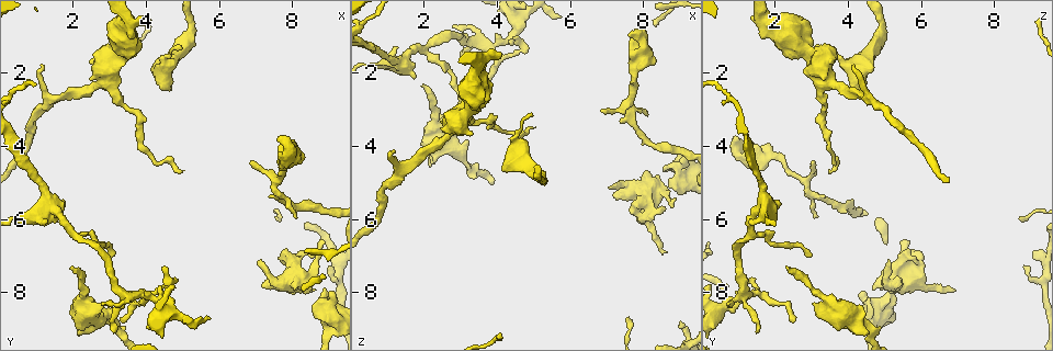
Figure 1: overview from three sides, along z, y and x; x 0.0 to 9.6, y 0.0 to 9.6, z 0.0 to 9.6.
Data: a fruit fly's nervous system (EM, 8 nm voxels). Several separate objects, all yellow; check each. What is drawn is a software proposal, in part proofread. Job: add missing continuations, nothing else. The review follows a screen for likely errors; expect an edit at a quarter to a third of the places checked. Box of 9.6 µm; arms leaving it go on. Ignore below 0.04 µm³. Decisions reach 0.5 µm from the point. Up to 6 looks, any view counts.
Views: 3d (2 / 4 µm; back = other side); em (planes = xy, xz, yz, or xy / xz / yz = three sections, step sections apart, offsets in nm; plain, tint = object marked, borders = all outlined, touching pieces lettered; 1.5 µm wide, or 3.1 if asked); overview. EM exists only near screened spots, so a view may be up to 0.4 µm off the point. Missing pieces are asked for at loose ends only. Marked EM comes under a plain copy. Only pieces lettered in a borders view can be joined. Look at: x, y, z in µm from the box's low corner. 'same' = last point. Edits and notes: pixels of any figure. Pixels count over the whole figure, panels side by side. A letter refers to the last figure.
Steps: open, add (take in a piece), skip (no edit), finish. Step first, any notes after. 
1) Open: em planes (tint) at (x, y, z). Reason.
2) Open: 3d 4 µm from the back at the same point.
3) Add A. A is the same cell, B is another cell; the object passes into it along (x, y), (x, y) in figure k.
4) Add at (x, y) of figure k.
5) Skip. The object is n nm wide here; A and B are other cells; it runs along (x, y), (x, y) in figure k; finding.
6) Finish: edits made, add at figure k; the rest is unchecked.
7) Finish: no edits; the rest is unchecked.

Open: em xz step 4 (borders) at (8.10, 5.95, 3.15). Tapers out.

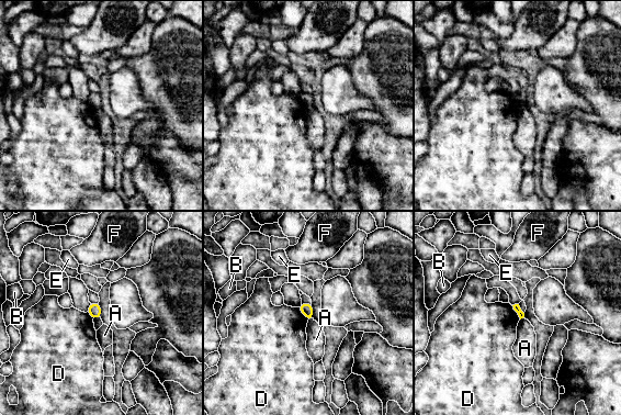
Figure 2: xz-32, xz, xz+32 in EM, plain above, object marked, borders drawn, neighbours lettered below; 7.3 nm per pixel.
Skip. A, B, D, E and F are other cells; a border runs along (511, 305), (520, 318) in figure 2; none of them fits.

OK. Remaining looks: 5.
Open: 3d 2 µm at (6.85, 4.50, 3.05). An open end.

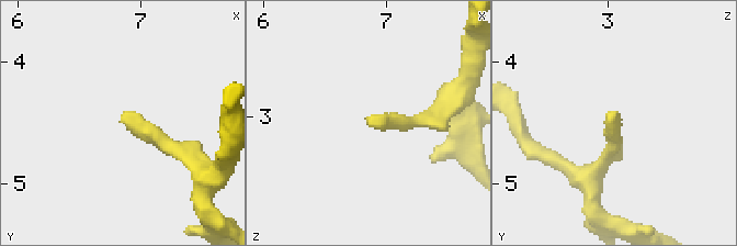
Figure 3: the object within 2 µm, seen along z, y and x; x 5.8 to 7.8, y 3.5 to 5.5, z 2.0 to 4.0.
Open: em planes (borders) at (6.84, 4.44, 3.00). Now the EM.

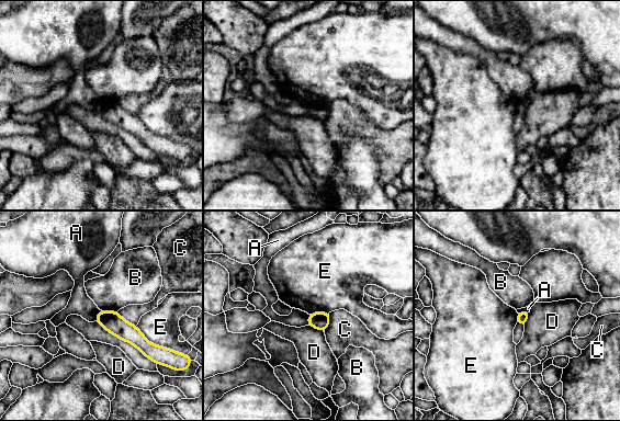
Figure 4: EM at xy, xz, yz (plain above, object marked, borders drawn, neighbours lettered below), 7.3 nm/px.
Skip. A, B, C, D and E are other cells; a border runs along (101, 310), (94, 320) in figure 4; none of them fits.

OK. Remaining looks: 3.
Open: 3d 4 µm at (7.60, 3.75, 0.95).

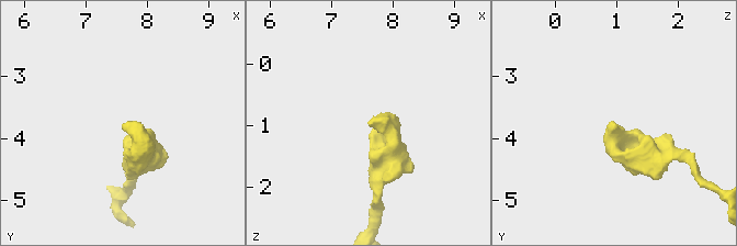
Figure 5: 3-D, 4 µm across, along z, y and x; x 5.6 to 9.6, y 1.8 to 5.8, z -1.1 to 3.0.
Open: em planes (borders) at (7.60, 3.80, 0.95). Shape alone is not enough.

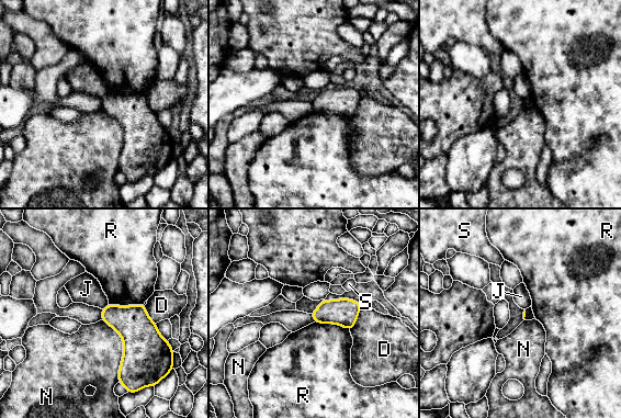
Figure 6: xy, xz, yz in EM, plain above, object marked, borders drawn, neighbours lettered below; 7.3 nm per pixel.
Skip. D, J, N, R and S are other cells; a border runs along (108, 304), (101, 308) in figure 6; none of them fits.

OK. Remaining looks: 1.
Finish: no edits; the rest is unchecked.

